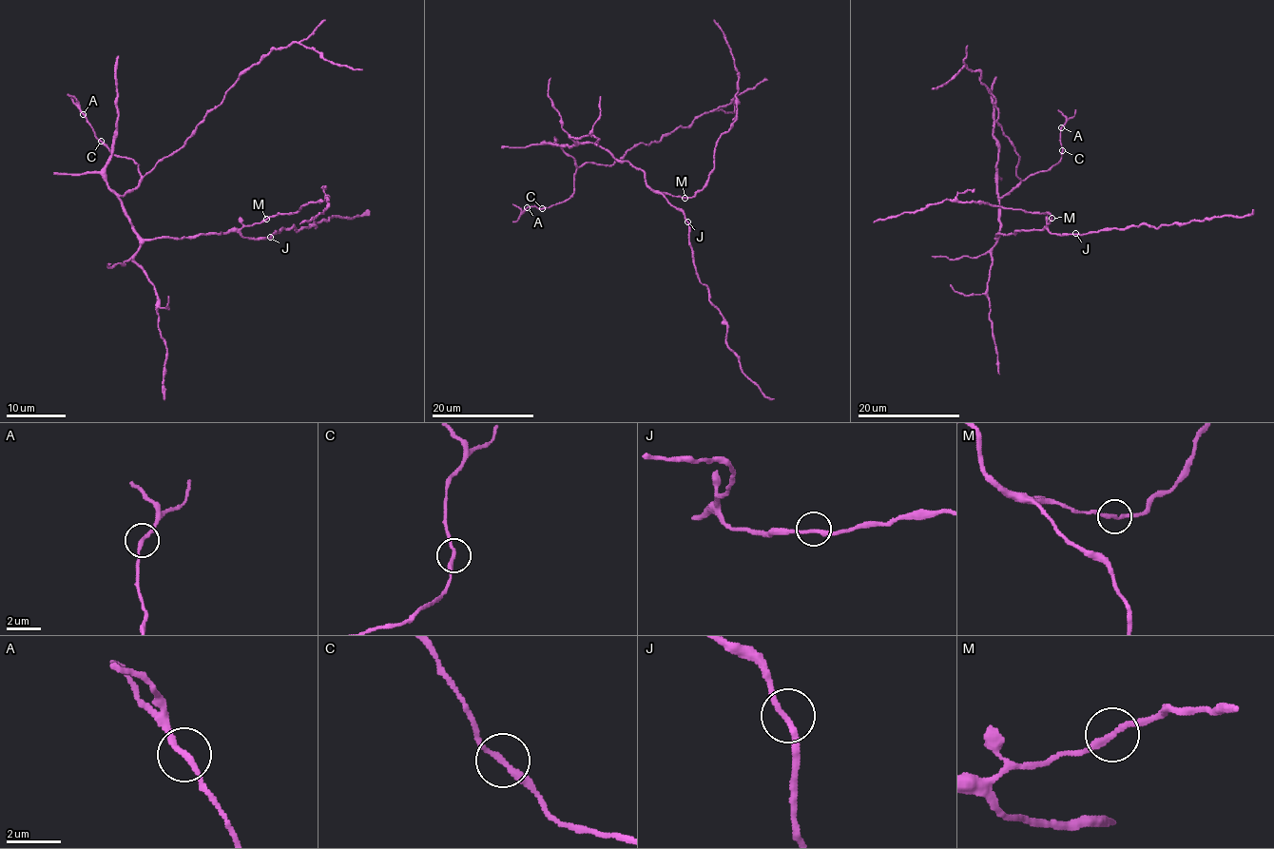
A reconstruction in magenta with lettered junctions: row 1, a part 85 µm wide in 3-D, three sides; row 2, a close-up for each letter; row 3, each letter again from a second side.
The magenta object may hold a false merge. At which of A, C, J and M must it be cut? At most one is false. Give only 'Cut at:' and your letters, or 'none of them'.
Cut at: none of them

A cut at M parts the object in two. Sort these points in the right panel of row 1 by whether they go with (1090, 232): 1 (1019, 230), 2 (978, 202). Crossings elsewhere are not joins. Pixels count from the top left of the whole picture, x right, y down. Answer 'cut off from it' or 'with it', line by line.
1: with it
2: cut off from it

